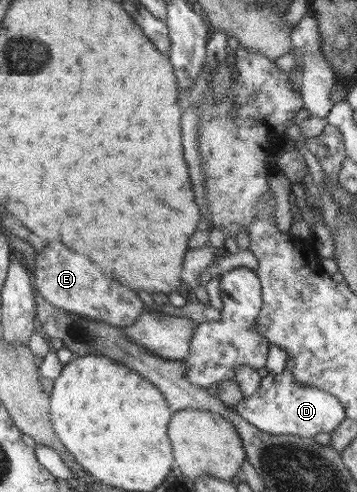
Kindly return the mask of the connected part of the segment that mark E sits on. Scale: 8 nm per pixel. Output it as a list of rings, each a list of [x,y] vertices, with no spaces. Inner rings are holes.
[[[48,242],[46,248],[36,254],[33,272],[39,293],[50,304],[72,314],[122,328],[134,324],[140,313],[144,312],[145,304],[134,290],[106,278],[100,266],[94,266],[94,262],[86,256],[68,250],[60,242]]]

